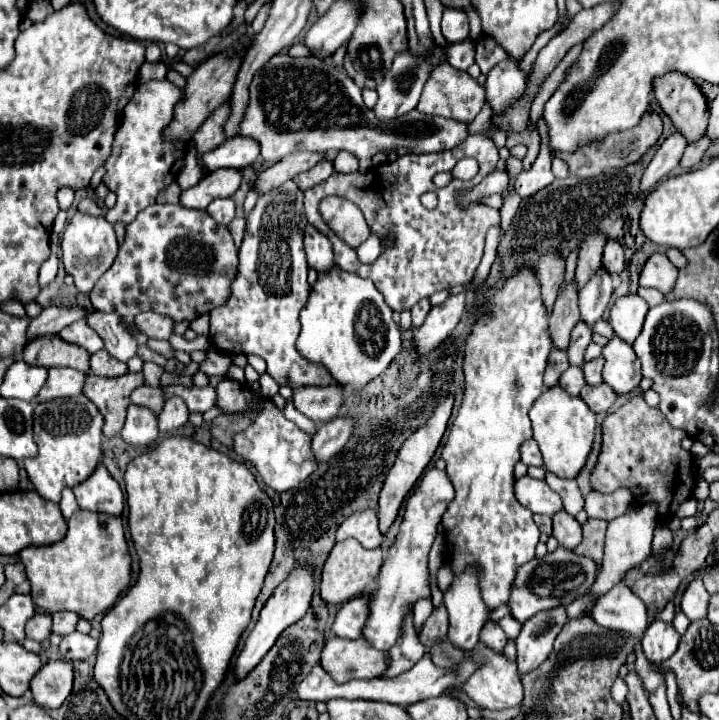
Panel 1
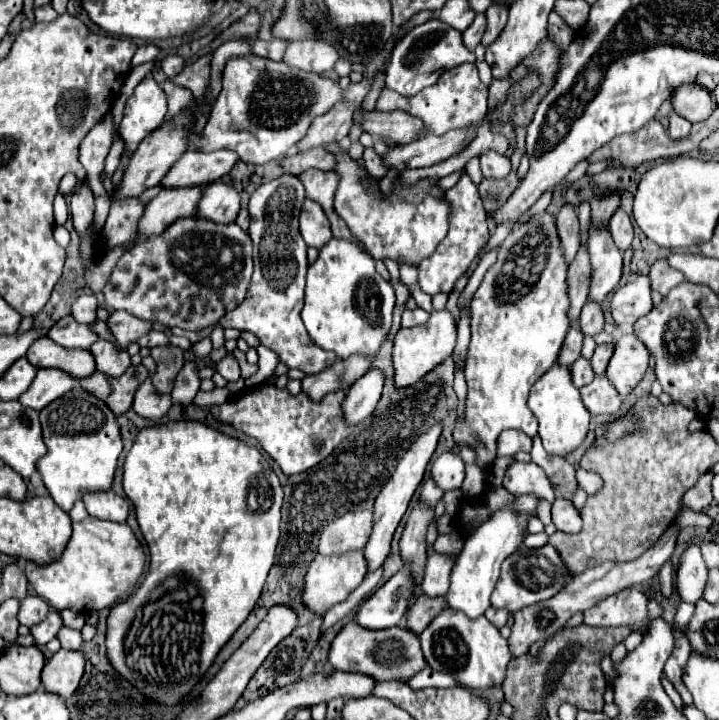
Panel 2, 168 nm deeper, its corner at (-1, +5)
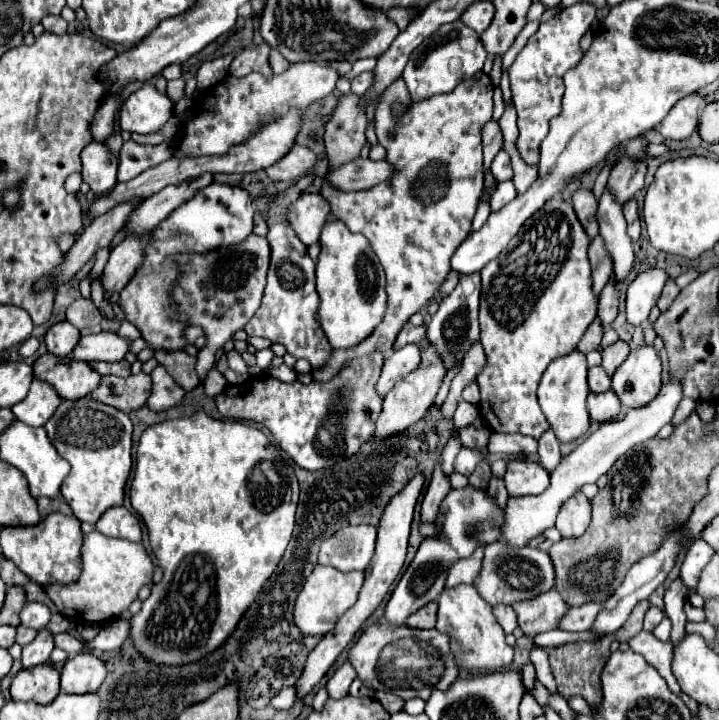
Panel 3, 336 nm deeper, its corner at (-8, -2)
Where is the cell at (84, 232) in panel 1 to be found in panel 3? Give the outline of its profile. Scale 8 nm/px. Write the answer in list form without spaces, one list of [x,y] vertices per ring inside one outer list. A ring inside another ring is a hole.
[[[90,142],[82,152],[82,178],[96,196],[102,196],[116,184],[118,160],[102,142]]]

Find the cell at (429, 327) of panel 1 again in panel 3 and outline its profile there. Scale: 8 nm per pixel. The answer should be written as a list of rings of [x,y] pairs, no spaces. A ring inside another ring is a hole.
[[[428,344],[422,348],[424,348],[424,356],[422,356],[420,366],[416,370],[412,370],[404,380],[396,382],[396,388],[392,388],[384,398],[384,408],[376,422],[376,436],[382,440],[392,434],[398,434],[404,428],[418,422],[424,416],[424,412],[432,406],[434,396],[438,394],[438,390],[442,386],[442,380],[444,380],[448,368],[444,368],[444,364],[440,364],[440,356],[436,356],[436,348],[428,348]]]

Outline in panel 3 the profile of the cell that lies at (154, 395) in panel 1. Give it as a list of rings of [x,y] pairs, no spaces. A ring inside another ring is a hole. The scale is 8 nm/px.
[[[156,352],[154,358],[166,368],[166,372],[176,380],[176,384],[180,384],[180,388],[192,390],[200,384],[200,378],[194,370],[194,356],[188,356],[186,352]]]

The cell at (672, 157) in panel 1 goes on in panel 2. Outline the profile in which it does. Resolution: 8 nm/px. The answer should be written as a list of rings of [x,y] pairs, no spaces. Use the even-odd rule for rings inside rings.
[[[671,113],[669,115],[669,127],[667,127],[667,133],[671,139],[681,139],[681,137],[687,137],[691,131],[691,123],[683,117],[679,117],[677,113]]]

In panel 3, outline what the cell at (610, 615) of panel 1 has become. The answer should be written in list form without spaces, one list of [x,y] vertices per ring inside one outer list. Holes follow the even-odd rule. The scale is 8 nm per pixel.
[[[588,602],[588,604],[584,604],[584,606],[570,608],[568,614],[564,616],[560,628],[562,628],[562,630],[570,630],[570,632],[590,630],[592,624],[596,622],[596,616],[598,616],[600,608],[602,608],[602,604],[596,604],[596,602]]]

